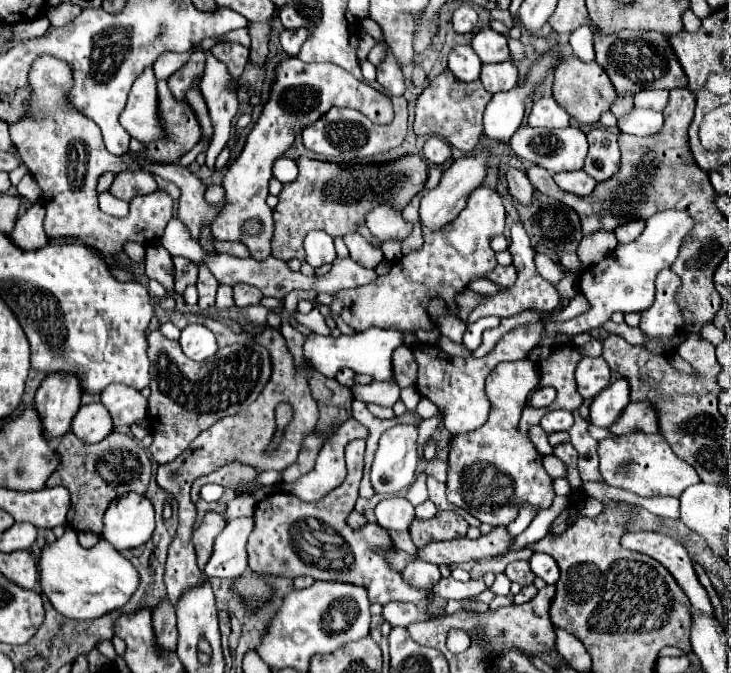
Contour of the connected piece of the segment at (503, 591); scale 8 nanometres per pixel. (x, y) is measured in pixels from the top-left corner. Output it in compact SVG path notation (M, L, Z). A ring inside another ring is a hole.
M505 573L496 575L496 581L493 583L491 589L496 595L507 595L510 592L511 581L507 578Z

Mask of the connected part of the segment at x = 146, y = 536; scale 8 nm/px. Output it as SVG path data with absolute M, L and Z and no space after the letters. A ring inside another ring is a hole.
M127 493L111 501L105 513L103 537L117 549L131 549L147 543L155 529L153 505L145 495Z

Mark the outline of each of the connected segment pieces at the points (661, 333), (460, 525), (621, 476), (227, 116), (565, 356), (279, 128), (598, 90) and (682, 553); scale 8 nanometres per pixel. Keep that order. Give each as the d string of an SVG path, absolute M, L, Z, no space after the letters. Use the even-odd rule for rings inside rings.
M663 269L655 279L655 287L657 287L655 303L641 313L639 329L651 337L673 337L683 329L681 309L679 305L675 305L679 277Z
M439 511L433 519L421 521L415 519L409 527L411 539L417 549L421 549L421 537L429 537L431 541L447 541L447 539L459 539L465 537L469 525L465 519L453 511Z
M629 433L621 435L615 441L599 441L599 459L601 459L601 477L607 485L629 489L641 497L679 497L683 487L699 483L699 475L683 459L675 457L673 449L661 435L647 433Z
M203 49L203 51L205 51L207 63L205 63L203 79L201 79L201 93L207 101L209 115L215 127L211 145L207 149L205 165L213 169L217 155L223 151L223 147L231 139L231 119L235 117L239 103L237 103L237 91L233 91L235 85L231 85L227 67L219 63L219 59L213 57L213 53L209 53L209 49Z
M567 347L567 349L553 349L551 357L539 363L541 385L557 389L557 397L551 403L551 409L575 411L581 407L583 399L579 397L575 385L575 367L579 359L581 355L577 347Z
M289 57L277 67L277 79L271 89L271 97L247 135L245 149L241 155L229 165L229 171L223 179L225 199L223 199L223 211L219 217L211 221L211 231L217 241L243 241L255 261L263 261L271 255L271 239L273 239L273 217L271 209L267 207L265 199L269 195L269 179L271 179L271 167L277 157L281 157L293 143L295 133L303 127L317 121L321 115L325 115L331 107L351 107L367 115L375 123L389 123L393 119L393 107L391 99L367 83L357 81L351 73L347 73L343 67L333 63L303 63L299 57ZM255 219L263 221L263 233L259 237L243 237L241 225L243 221Z
M567 55L557 63L555 83L553 83L553 97L577 121L581 121L583 125L595 125L599 121L601 113L609 111L609 107L615 101L617 93L615 93L615 87L611 85L611 81L609 81L607 73L603 71L603 67L597 65L597 61L583 63L575 55Z
M631 531L623 535L621 545L625 549L645 553L655 561L663 563L669 569L669 573L675 577L679 587L685 591L685 595L689 597L691 607L703 609L703 613L713 613L709 597L693 571L693 561L687 549L671 535L653 533L653 531Z

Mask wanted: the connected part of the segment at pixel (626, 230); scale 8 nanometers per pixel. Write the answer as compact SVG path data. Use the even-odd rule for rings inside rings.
M633 221L631 225L623 225L619 229L615 229L615 237L617 237L617 245L625 245L631 243L639 237L639 233L643 231L645 223L643 221Z

